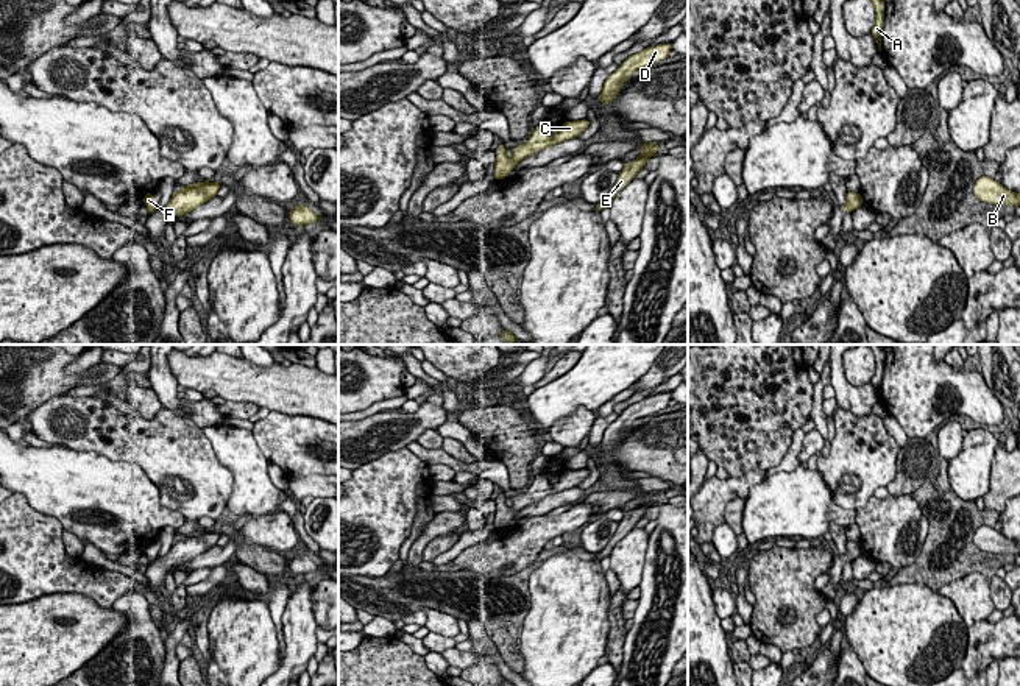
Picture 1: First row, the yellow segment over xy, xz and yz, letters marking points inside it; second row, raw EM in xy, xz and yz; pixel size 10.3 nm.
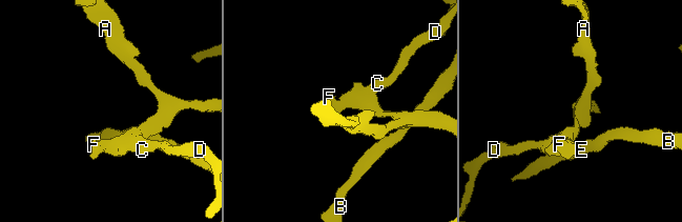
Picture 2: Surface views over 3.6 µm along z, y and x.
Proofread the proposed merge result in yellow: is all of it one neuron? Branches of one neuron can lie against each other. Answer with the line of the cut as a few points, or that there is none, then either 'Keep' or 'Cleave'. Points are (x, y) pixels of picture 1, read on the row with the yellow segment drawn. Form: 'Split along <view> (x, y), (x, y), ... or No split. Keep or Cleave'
No split. Keep

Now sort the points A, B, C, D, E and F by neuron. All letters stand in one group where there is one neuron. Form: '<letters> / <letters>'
A B C D E F

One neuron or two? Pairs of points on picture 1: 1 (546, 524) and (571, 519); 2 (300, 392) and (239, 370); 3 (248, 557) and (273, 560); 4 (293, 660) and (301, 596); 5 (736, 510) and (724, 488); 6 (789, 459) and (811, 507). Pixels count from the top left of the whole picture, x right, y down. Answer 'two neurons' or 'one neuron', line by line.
1: one neuron
2: one neuron
3: one neuron
4: one neuron
5: two neurons
6: two neurons

